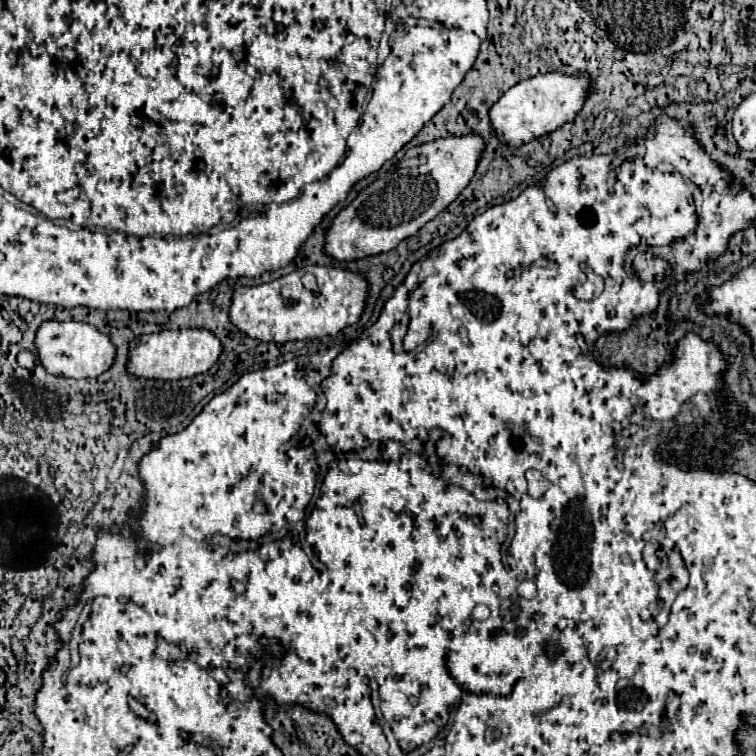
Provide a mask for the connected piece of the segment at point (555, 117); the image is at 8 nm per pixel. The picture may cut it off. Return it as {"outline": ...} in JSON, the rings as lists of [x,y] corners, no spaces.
{"outline":[[[548,71],[548,73],[534,75],[530,79],[516,83],[500,97],[500,101],[494,103],[494,107],[490,109],[492,127],[510,145],[528,143],[540,135],[546,135],[562,127],[564,123],[574,121],[580,109],[584,107],[584,101],[590,97],[592,89],[594,89],[594,77],[586,71],[578,71],[570,75]]]}

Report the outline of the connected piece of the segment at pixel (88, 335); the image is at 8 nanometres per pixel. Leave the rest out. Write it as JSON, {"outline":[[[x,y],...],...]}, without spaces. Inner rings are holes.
{"outline":[[[46,321],[40,325],[36,333],[36,349],[44,369],[52,375],[72,377],[72,379],[92,379],[112,367],[116,359],[116,347],[112,345],[110,337],[100,333],[96,327],[80,321]]]}

